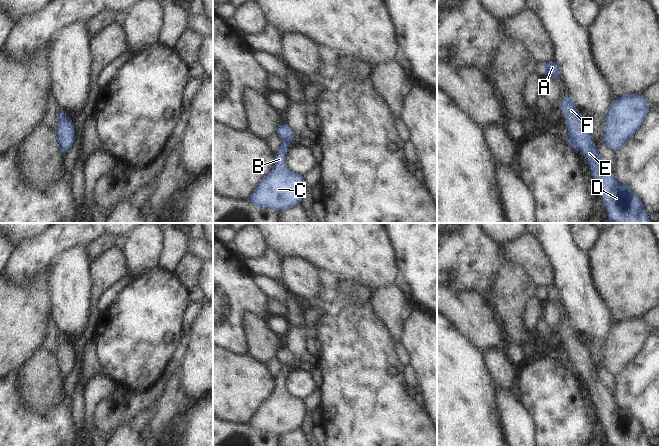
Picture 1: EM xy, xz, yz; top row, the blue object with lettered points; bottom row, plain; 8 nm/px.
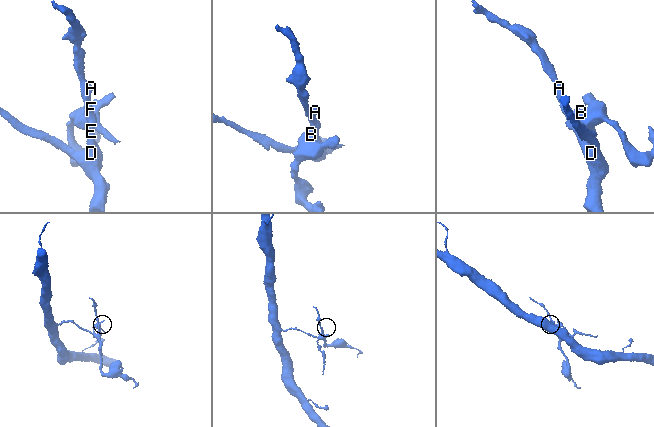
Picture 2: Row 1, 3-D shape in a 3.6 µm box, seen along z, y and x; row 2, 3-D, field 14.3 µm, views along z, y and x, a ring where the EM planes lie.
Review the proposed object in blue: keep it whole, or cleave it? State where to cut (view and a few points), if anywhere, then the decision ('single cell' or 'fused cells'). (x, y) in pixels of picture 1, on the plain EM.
cut xz (283, 366), (289, 369); fused cells

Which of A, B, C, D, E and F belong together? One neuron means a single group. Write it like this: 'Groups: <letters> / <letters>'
Groups: A D E F / B C.

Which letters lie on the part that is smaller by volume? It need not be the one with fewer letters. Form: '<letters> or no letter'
B, C

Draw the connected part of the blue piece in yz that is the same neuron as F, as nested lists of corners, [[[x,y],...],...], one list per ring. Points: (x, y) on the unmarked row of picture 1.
[[[565,318],[559,328],[566,341],[569,357],[565,359],[575,375],[580,375],[588,386],[611,447],[652,447],[639,421],[615,403],[611,391],[601,382],[591,360],[590,352],[571,320]]]

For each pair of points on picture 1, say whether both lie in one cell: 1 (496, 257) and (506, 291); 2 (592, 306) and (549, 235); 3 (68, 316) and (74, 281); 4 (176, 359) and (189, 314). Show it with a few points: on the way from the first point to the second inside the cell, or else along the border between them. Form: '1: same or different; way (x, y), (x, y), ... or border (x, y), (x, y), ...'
1: different; border (507, 261), (501, 267), (494, 292)
2: same; way (577, 290), (571, 265), (563, 253)
3: same; way (69, 307), (69, 290)
4: same; way (181, 348), (185, 339), (186, 325)

